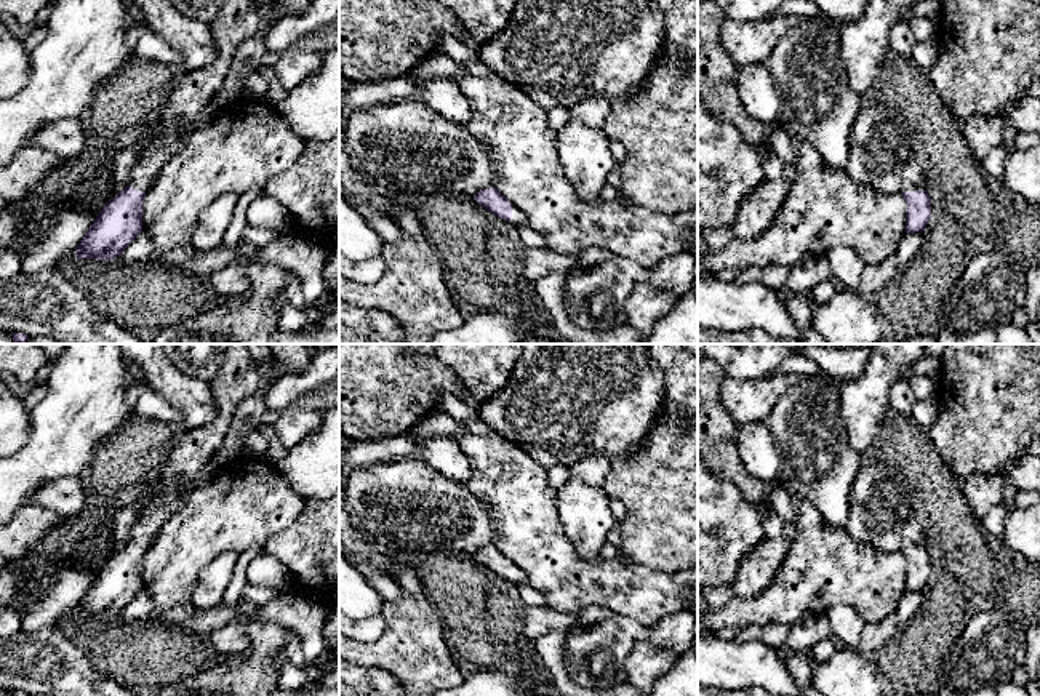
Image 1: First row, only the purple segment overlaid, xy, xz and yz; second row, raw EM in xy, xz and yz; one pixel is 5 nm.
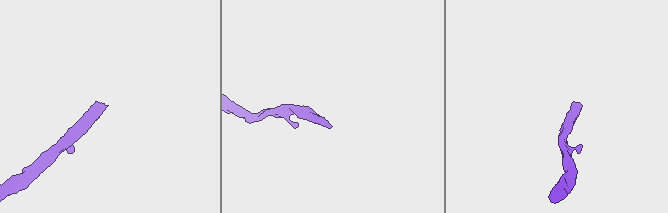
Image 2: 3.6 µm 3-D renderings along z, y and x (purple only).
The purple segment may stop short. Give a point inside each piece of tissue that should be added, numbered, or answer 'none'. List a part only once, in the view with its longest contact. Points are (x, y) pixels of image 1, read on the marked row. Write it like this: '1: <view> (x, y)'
1: yz (914, 180)

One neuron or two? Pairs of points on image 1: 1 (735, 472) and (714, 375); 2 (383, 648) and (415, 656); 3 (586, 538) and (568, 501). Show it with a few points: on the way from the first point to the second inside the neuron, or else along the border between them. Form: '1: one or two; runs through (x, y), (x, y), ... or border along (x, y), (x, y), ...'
1: one; runs through (717, 448), (714, 440), (714, 399)
2: one; runs through (391, 652), (407, 652)
3: one; runs through (586, 528), (586, 519), (578, 511)

